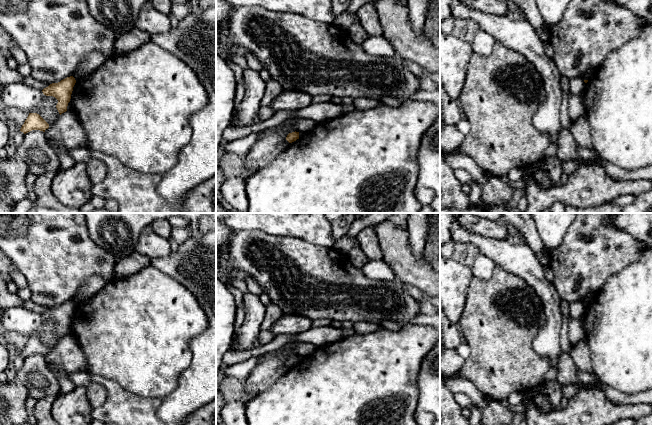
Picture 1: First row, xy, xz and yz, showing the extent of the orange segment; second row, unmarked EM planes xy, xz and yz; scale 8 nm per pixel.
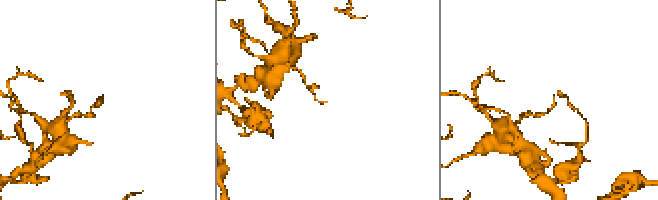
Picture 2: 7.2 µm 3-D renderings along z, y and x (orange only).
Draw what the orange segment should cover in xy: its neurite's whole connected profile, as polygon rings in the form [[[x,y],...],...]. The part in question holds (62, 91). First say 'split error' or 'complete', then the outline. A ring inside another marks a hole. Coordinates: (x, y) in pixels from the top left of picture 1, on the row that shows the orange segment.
complete | [[[70,76],[58,83],[52,83],[42,90],[44,95],[53,96],[58,100],[56,108],[60,115],[67,111],[75,83],[75,78]]]

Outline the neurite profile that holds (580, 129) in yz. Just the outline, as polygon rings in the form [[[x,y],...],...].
[[[586,114],[579,117],[575,122],[572,122],[570,131],[579,145],[594,150],[591,140],[590,126]]]

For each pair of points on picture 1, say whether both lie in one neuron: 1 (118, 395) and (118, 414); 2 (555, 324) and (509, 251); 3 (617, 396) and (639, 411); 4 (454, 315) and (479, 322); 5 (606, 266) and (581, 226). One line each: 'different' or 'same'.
1: same
2: same
3: different
4: different
5: same

